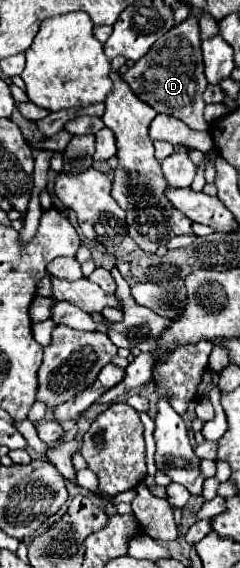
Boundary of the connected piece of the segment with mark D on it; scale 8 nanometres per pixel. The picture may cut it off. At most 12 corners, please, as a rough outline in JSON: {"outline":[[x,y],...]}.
{"outline":[[189,17],[123,73],[157,113],[203,119],[201,39]]}

